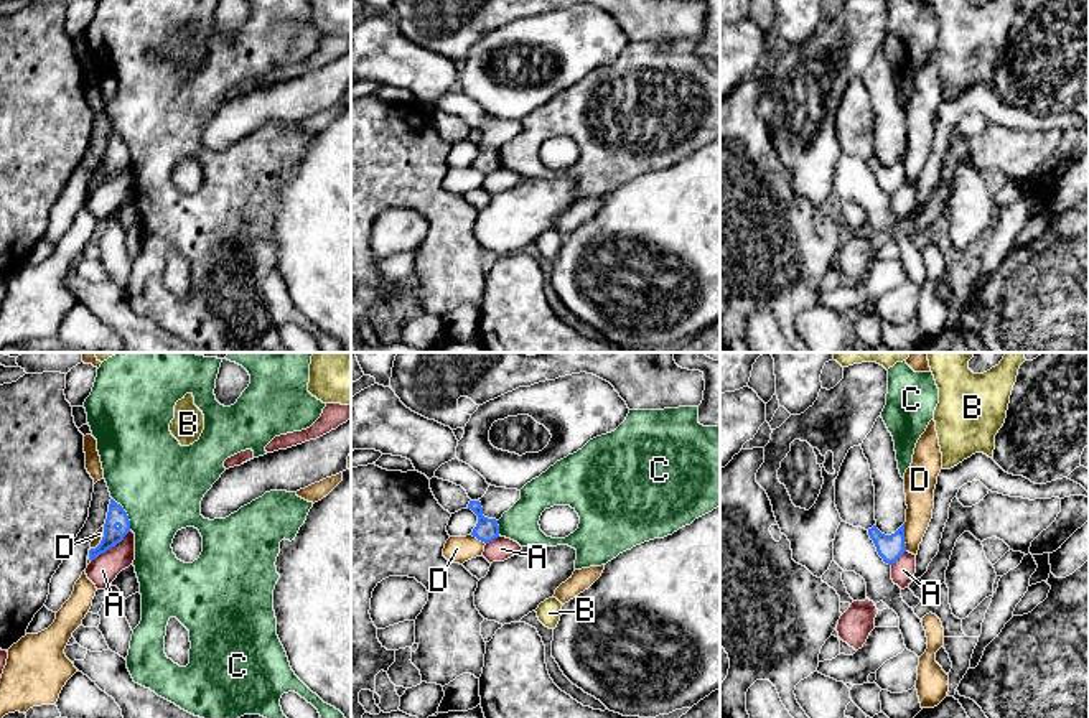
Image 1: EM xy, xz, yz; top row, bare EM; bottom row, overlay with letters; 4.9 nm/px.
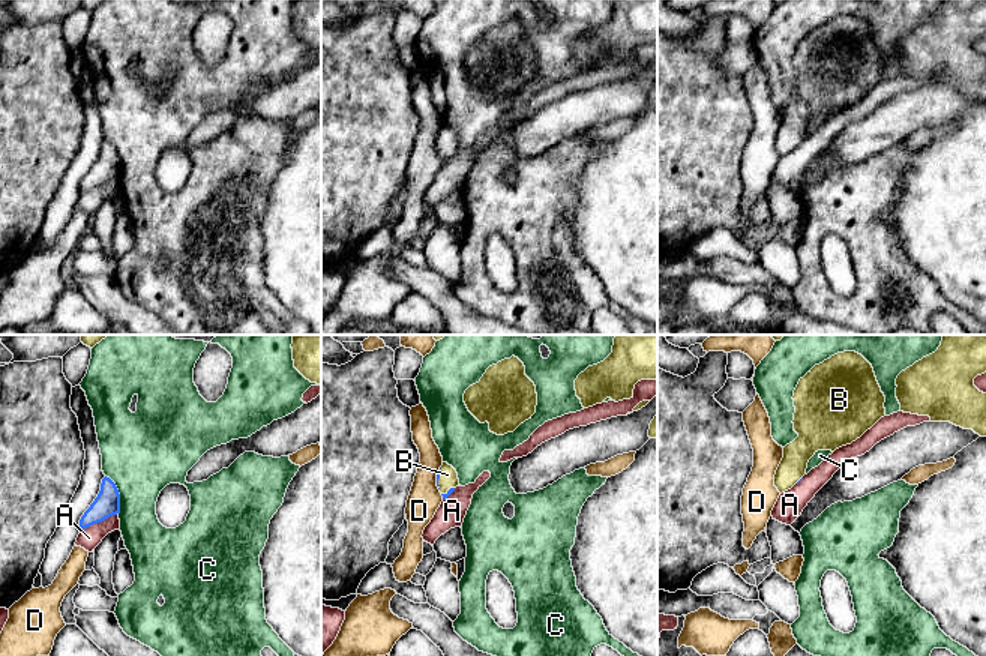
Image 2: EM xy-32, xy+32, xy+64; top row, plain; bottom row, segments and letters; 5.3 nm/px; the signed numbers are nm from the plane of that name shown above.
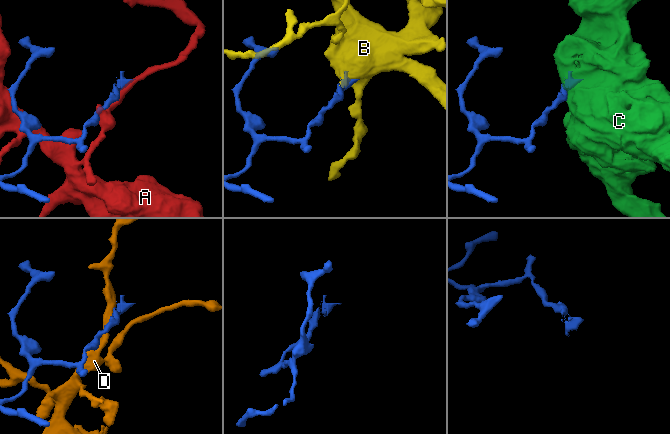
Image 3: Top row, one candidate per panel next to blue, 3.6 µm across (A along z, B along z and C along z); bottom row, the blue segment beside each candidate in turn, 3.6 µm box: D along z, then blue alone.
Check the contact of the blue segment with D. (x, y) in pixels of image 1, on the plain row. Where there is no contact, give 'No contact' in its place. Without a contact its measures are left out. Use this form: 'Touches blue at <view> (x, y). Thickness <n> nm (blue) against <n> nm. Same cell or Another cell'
Touches blue at yz (903, 168). Thickness 130 nm (blue) against 140 nm. Another cell

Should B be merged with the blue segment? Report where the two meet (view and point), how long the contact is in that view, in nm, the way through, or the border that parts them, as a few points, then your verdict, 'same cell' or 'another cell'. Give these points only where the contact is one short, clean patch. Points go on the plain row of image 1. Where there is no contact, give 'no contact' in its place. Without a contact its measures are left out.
contact xy (117, 155); length 20 nm; same cell

